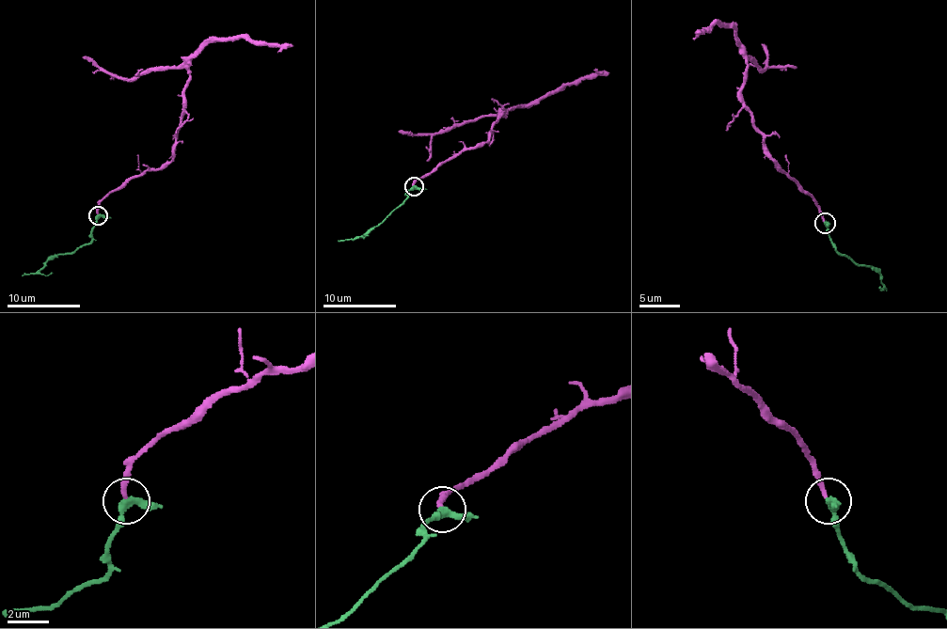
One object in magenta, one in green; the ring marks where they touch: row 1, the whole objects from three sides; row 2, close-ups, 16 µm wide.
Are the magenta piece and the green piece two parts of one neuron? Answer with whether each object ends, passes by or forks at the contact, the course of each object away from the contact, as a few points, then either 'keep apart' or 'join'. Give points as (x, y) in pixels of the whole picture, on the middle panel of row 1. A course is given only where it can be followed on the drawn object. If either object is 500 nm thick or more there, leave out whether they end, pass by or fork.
magenta ends there; green passes by; magenta runs (414, 185), (459, 154), (481, 147), (488, 139), (499, 112), (504, 117), (525, 104), (608, 71); green runs (414, 186), (375, 227), (352, 240), (339, 242); join

